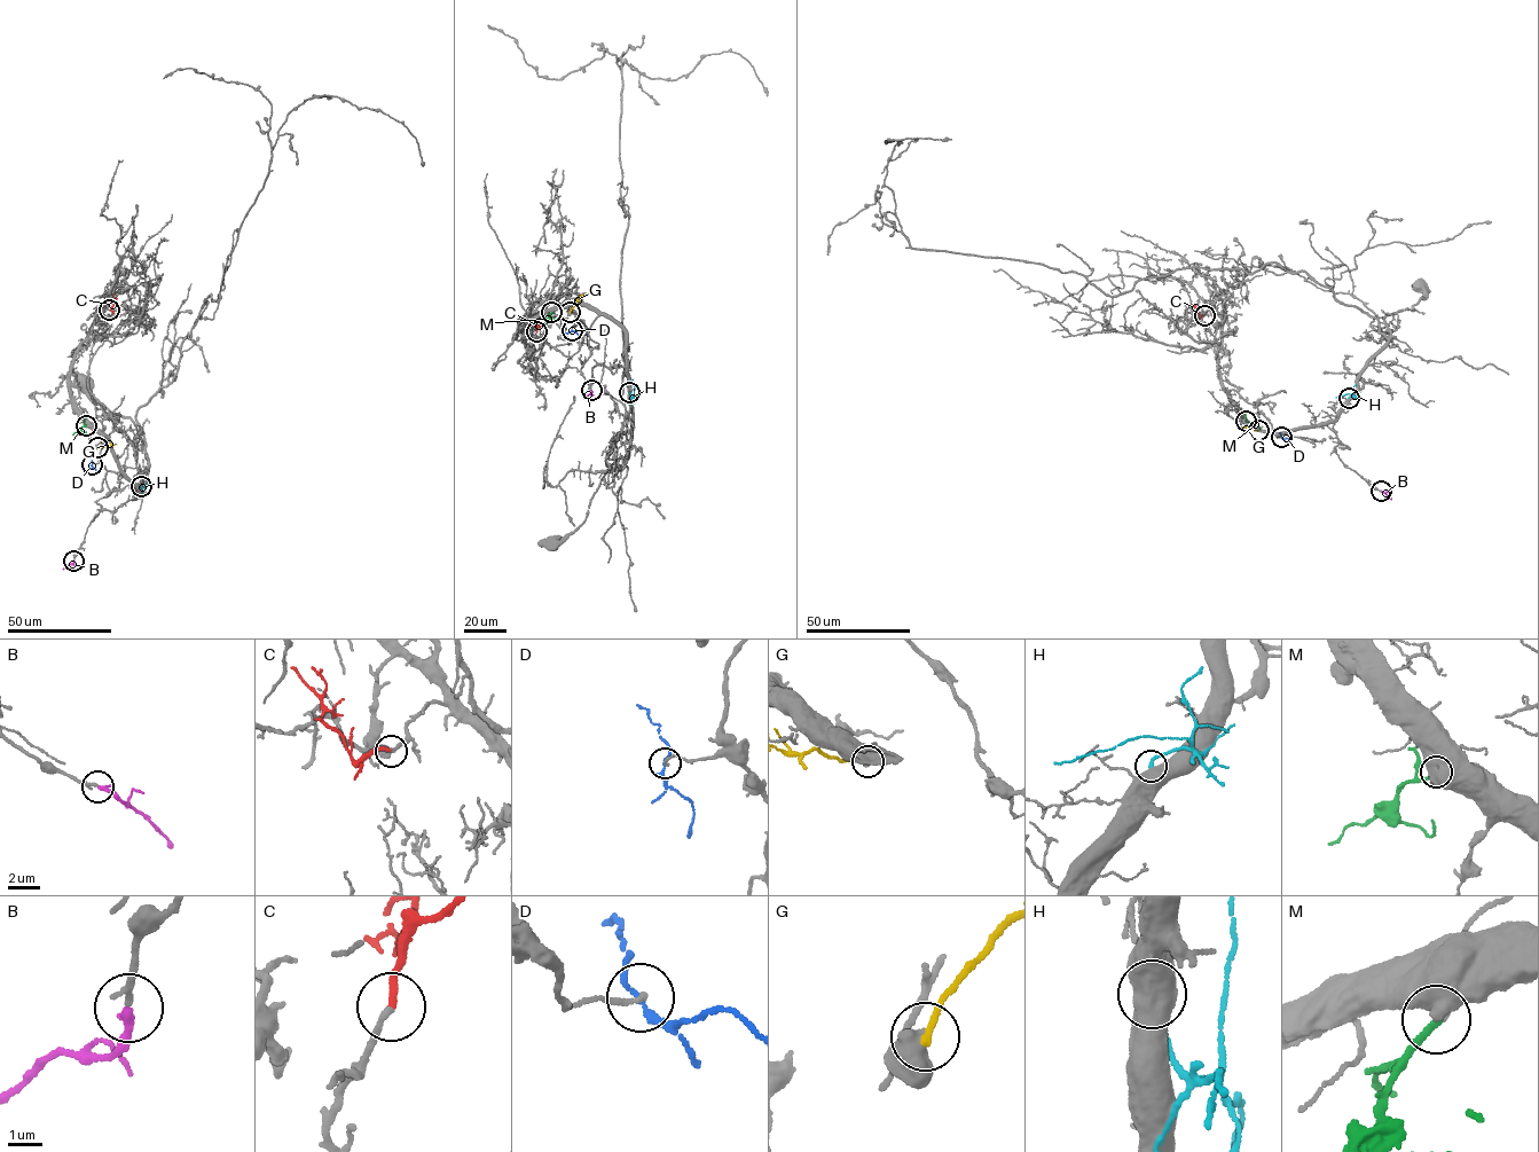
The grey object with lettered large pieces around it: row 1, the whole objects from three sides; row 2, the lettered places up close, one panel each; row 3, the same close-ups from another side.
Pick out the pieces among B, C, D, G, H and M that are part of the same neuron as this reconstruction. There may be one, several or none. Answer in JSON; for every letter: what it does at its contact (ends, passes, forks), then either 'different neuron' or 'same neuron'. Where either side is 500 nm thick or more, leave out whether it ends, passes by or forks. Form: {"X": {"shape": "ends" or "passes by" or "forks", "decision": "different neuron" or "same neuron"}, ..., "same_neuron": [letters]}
{"B": {"shape": "ends", "decision": "same neuron"}, "C": {"shape": "ends", "decision": "same neuron"}, "D": {"shape": "passes by", "decision": "different neuron"}, "G": {"decision": "different neuron"}, "H": {"decision": "different neuron"}, "M": {"shape": "ends", "decision": "same neuron"}, "same_neuron": ["B", "C", "M"]}

